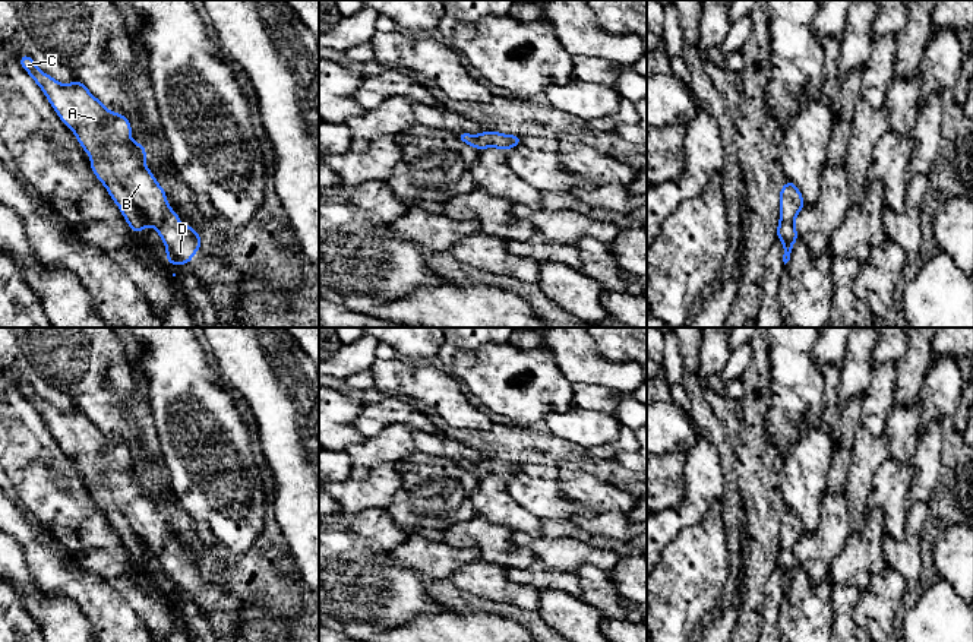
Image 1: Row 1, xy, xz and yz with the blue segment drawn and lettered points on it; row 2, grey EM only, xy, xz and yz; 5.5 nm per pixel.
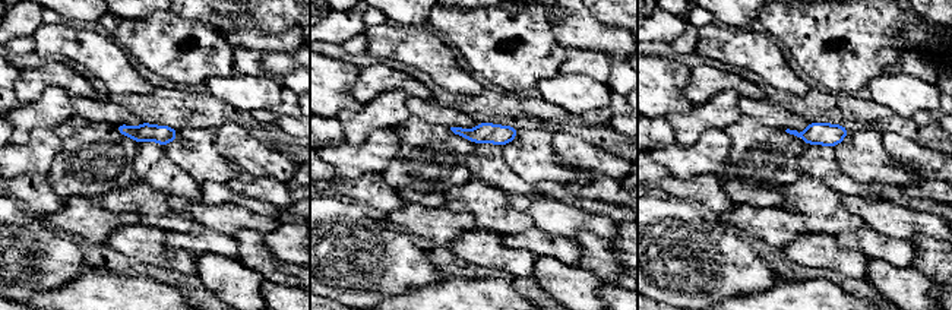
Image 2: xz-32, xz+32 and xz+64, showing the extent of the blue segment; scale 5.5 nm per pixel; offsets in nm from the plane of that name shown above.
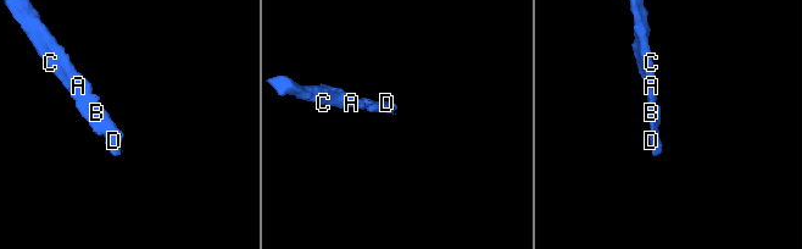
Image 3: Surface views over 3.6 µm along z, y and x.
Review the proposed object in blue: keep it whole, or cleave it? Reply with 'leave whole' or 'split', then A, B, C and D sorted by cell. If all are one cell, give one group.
leave whole | A B C D

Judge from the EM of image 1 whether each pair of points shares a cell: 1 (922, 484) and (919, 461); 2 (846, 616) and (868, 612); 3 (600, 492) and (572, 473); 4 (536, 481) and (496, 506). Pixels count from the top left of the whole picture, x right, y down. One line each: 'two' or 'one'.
1: one
2: two
3: one
4: two

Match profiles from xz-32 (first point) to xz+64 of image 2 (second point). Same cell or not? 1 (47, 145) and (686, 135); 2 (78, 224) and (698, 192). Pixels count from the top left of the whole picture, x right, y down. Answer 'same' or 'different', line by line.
1: different
2: different

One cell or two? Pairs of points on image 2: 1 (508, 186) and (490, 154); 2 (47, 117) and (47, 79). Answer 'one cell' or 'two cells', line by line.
1: one cell
2: two cells

